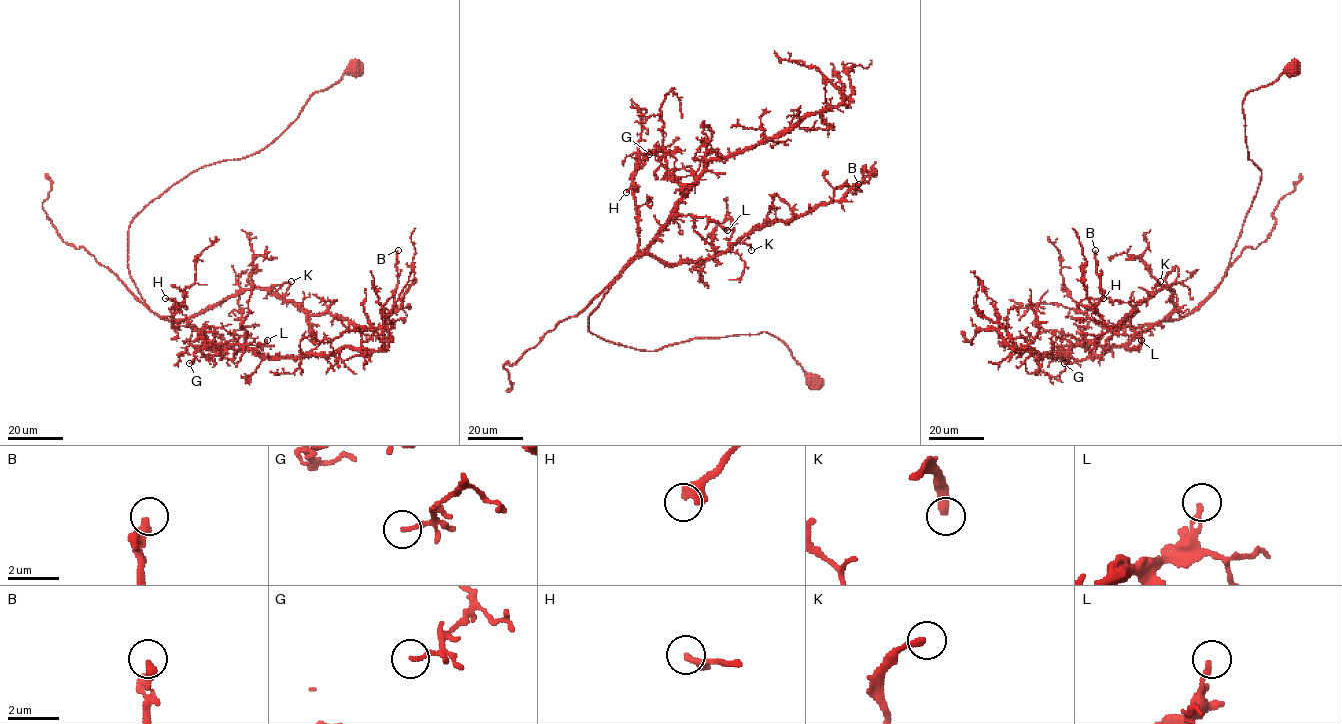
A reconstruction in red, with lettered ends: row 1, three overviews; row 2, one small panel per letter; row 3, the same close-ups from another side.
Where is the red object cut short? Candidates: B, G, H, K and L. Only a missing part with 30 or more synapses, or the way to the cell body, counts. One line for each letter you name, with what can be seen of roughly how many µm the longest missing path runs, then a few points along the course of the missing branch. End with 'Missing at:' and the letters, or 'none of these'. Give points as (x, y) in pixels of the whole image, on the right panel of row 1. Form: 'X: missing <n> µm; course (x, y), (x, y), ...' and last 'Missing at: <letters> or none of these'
B: missing 20 µm; course (1095, 250), (1089, 224), (1078, 211)
K: missing 6 µm
Missing at: B, K

